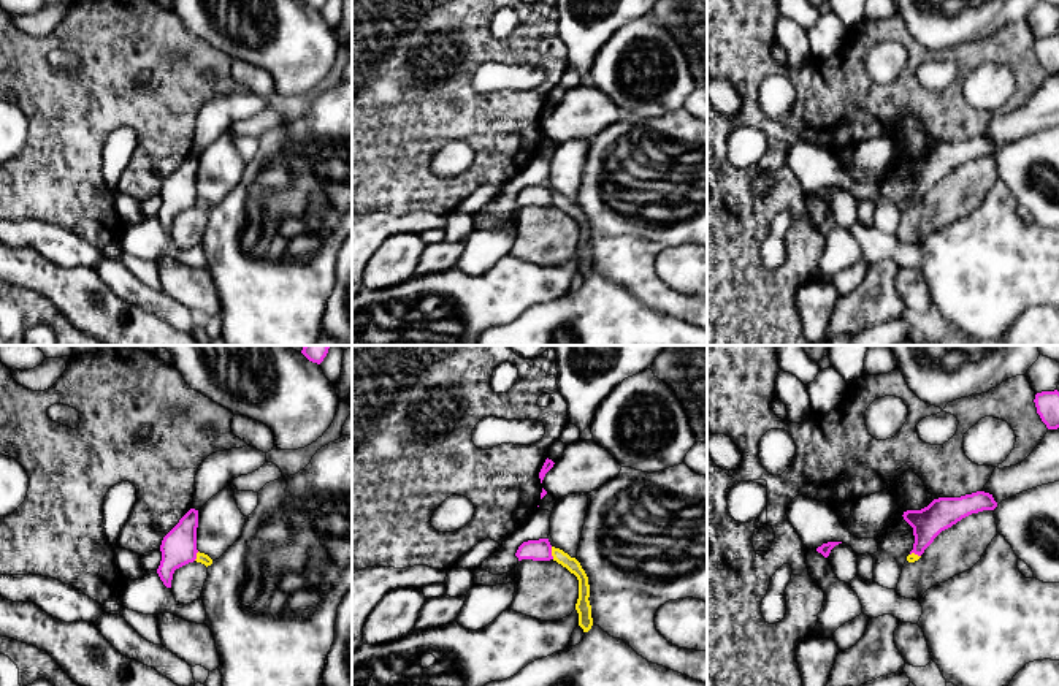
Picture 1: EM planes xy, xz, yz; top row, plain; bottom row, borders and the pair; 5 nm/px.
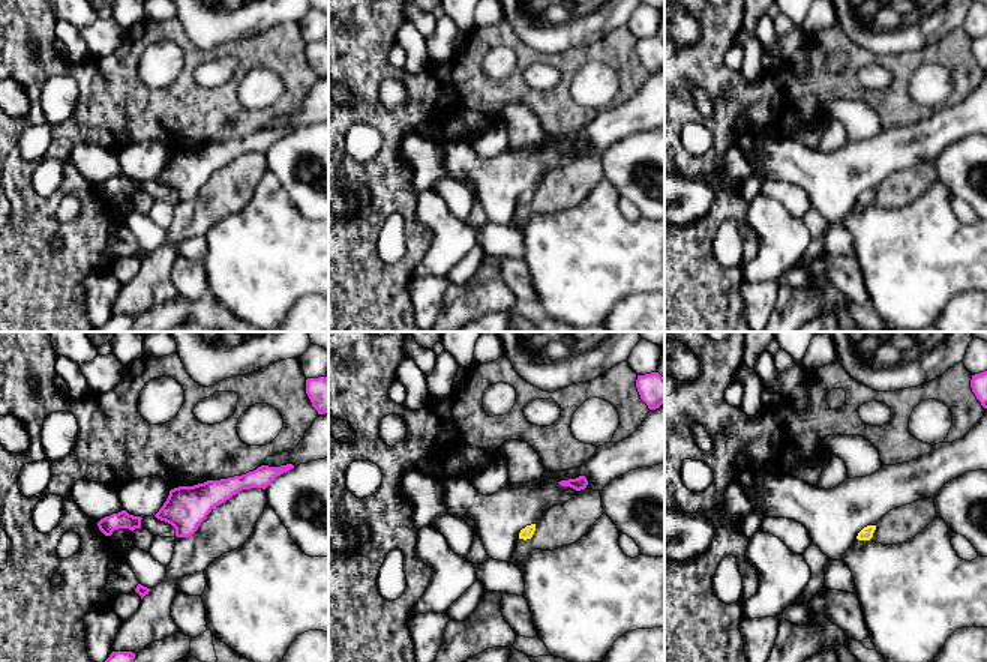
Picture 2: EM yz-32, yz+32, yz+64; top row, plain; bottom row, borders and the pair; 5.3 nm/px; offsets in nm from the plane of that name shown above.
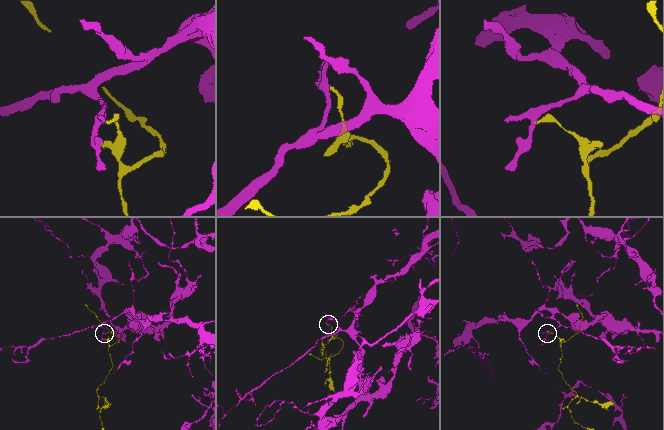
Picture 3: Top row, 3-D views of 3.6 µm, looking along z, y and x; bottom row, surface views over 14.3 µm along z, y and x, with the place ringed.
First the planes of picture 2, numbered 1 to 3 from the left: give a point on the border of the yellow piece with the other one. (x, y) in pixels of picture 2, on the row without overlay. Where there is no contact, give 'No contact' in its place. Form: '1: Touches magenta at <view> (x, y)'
1: No contact
2: No contact
3: No contact

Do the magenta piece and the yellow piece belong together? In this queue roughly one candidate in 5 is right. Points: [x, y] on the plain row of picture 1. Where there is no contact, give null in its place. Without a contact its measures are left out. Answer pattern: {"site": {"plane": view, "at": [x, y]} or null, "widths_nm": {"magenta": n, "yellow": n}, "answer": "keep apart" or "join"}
{"site": {"plane": "xz", "at": [550, 198]}, "widths_nm": {"magenta": 110, "yellow": 70}, "answer": "keep apart"}

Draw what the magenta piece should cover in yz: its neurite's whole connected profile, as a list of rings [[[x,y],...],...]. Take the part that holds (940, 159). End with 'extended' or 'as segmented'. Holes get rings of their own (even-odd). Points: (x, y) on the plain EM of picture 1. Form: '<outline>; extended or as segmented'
[[[977,136],[961,143],[939,143],[921,155],[904,157],[904,165],[913,173],[915,189],[910,196],[921,201],[934,184],[962,163],[983,155],[994,155],[992,139]]]; as segmented

